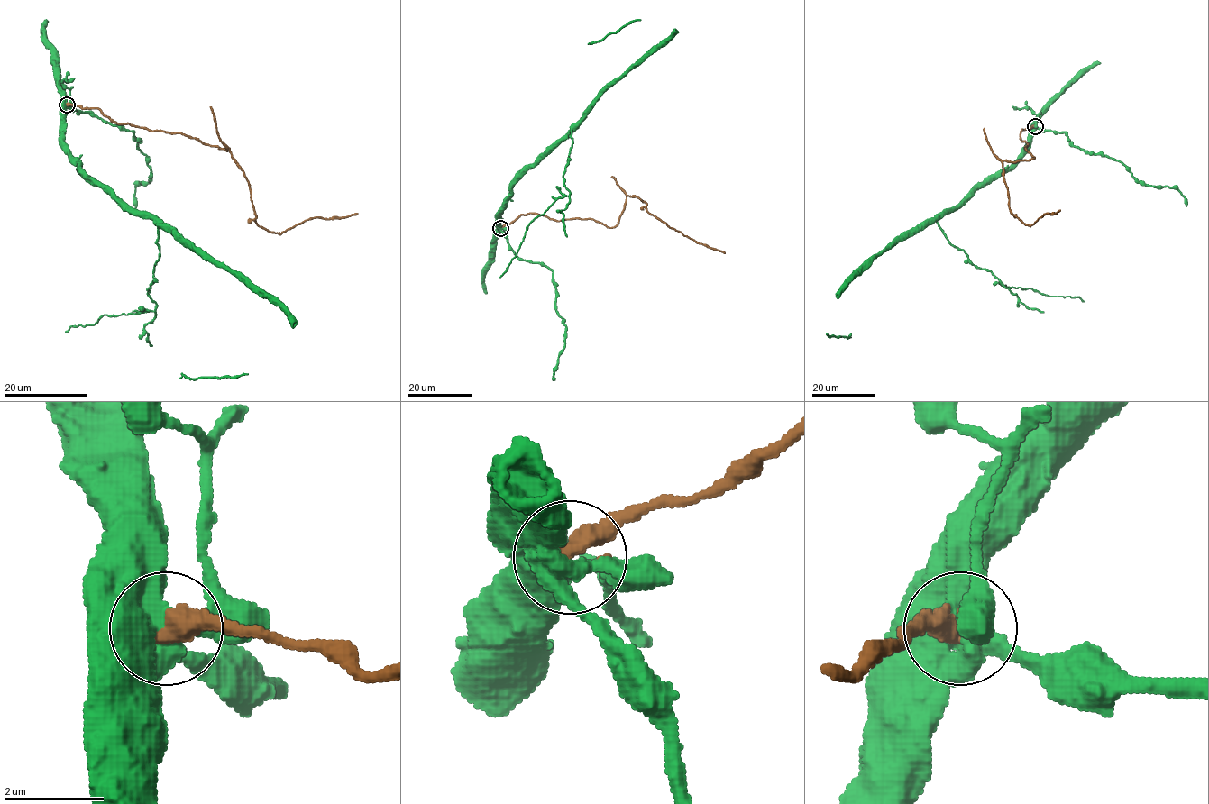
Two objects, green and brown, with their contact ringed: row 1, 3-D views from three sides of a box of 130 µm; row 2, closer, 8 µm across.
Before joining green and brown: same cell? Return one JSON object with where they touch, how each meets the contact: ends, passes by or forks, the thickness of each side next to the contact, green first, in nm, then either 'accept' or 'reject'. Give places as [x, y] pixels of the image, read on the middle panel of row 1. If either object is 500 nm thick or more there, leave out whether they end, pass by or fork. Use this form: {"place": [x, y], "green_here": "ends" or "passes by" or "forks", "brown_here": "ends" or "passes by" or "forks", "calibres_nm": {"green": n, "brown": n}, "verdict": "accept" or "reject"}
{"place": [500, 228], "calibres_nm": {"green": 550, "brown": 440}, "verdict": "reject"}

